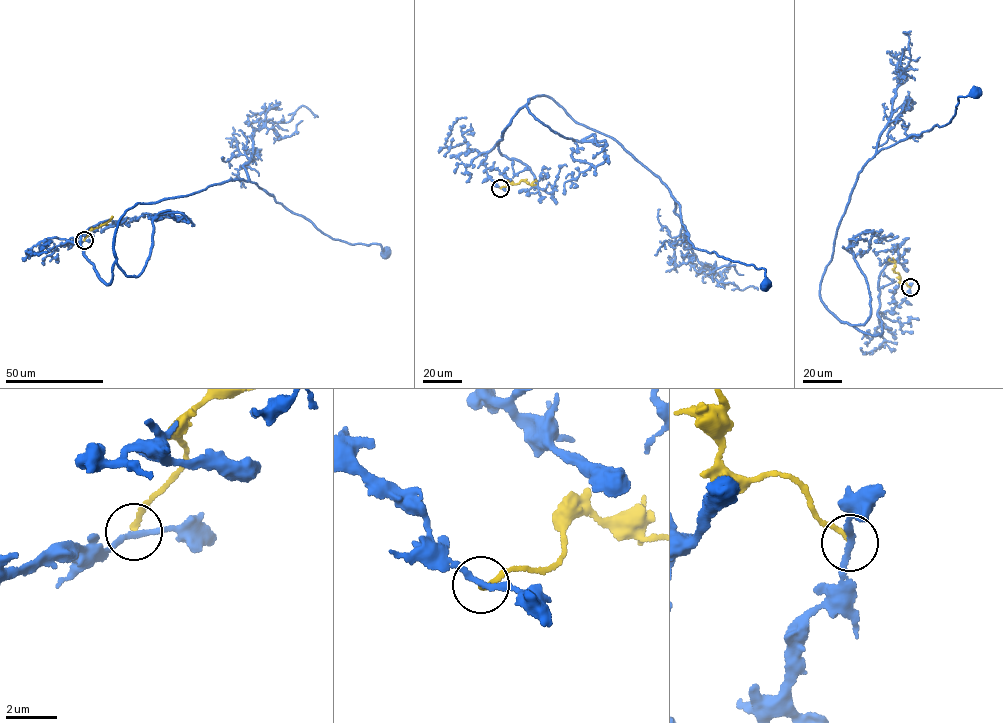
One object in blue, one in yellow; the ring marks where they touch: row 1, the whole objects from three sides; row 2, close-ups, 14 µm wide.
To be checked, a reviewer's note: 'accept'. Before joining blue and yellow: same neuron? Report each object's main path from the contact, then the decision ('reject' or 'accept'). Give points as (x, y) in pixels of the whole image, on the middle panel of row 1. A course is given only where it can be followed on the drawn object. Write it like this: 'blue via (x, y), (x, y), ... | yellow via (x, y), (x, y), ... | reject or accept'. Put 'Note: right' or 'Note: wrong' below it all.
blue via (500, 188), (486, 171), (487, 153), (519, 108), (545, 95), (659, 178), (693, 247), (762, 268), (766, 287) | yellow via (500, 188), (508, 182), (516, 184), (523, 180), (530, 184), (536, 181) | reject
Note: wrong

